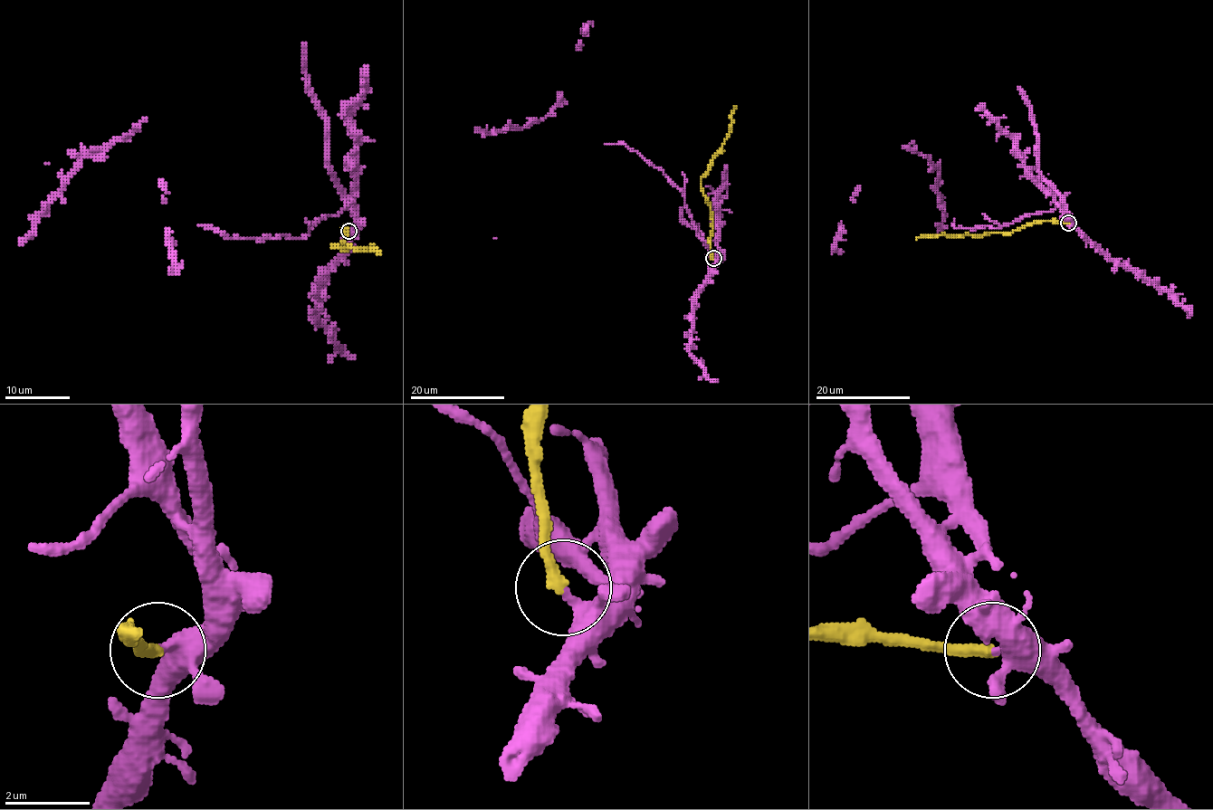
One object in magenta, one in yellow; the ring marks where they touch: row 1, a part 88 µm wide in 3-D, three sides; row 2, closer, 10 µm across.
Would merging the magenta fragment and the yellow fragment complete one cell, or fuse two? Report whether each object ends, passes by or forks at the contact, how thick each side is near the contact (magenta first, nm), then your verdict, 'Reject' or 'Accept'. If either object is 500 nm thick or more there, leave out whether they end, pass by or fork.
At the ring magenta ends. At the ring yellow ends. Thickness 320 nm (magenta) against 300 nm. Reject

